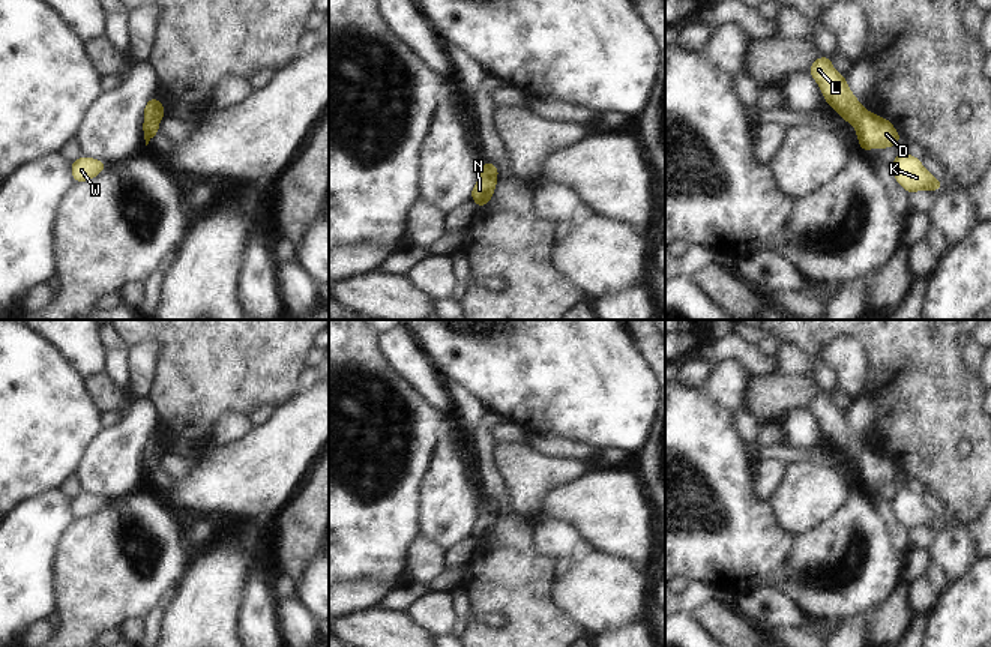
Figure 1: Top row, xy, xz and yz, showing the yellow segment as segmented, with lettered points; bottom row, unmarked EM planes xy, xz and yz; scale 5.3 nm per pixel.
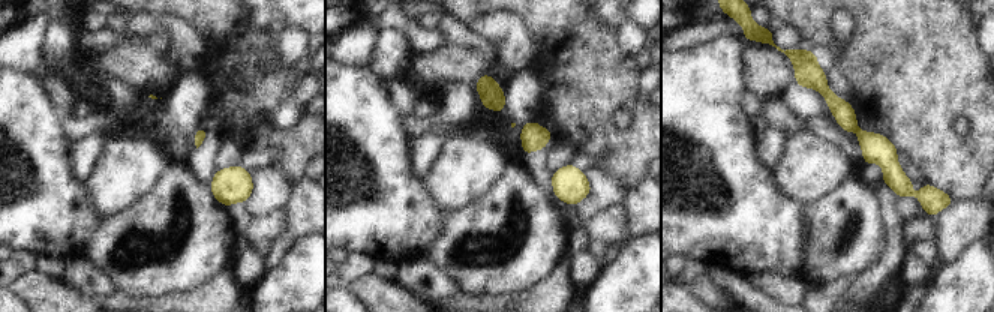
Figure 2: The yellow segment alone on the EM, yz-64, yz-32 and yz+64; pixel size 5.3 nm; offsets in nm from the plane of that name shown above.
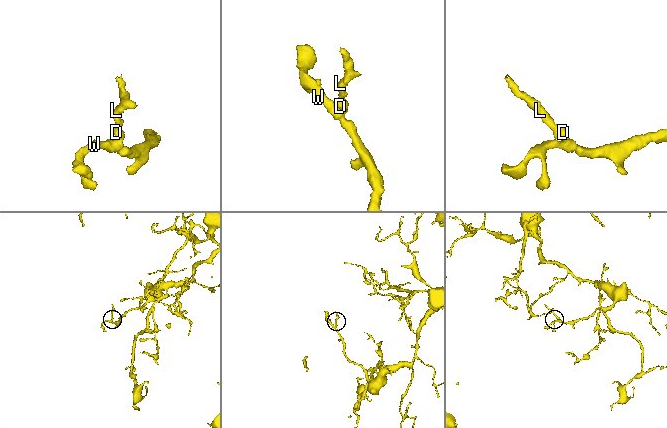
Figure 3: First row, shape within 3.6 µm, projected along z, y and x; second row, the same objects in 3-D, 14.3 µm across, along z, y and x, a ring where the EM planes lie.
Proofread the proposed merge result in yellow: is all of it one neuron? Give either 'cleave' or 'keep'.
cleave

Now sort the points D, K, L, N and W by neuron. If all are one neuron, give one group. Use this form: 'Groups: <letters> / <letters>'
Groups: D K N W / L.

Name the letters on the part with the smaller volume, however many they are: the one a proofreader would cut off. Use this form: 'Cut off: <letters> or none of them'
Cut off: L.

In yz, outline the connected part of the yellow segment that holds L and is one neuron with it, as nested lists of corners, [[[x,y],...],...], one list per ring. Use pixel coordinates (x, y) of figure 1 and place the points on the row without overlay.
[[[818,393],[808,405],[808,410],[817,417],[827,441],[845,458],[856,461],[865,444],[848,425],[845,413],[835,407],[830,395]]]

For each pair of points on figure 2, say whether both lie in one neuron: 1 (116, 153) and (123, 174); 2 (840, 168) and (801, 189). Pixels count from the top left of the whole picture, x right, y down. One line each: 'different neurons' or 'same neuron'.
1: same neuron
2: same neuron

